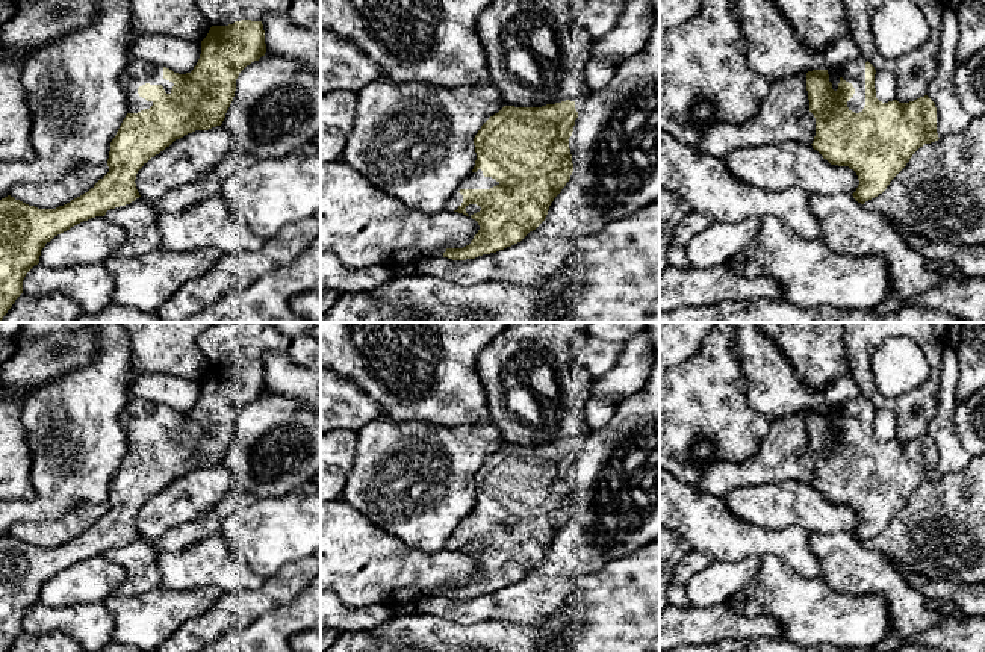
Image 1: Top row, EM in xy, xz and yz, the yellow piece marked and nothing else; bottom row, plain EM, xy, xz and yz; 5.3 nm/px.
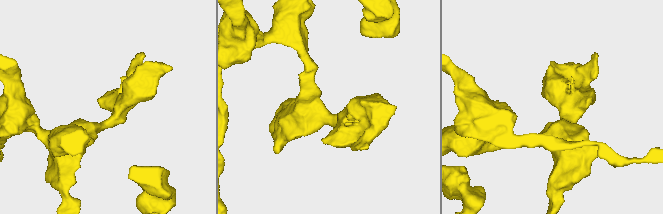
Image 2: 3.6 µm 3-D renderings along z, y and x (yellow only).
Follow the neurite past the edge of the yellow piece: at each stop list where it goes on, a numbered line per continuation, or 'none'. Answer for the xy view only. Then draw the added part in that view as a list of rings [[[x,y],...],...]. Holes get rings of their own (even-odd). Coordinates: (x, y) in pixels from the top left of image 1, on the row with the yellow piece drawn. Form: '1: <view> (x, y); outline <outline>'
1: xy (138, 73); outline [[[132,59],[120,82],[127,98],[129,113],[138,113],[153,106],[153,101],[147,101],[138,94],[139,86],[145,83],[162,85],[166,94],[171,94],[174,86],[172,82],[163,77],[162,65],[156,65],[142,59]]]

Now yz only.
1: yz (854, 71); outline [[[862,56],[843,65],[841,77],[855,88],[853,97],[847,101],[849,110],[859,113],[865,106],[865,59]]]

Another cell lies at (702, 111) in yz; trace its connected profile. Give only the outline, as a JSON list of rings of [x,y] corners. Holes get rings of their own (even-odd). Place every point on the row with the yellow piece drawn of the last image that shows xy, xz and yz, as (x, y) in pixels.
[[[698,100],[691,107],[691,120],[702,129],[708,129],[711,126],[713,113],[714,107],[705,100]]]

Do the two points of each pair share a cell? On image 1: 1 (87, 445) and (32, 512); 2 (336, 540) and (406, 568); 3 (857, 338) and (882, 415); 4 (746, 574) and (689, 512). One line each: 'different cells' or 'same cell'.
1: same cell
2: same cell
3: different cells
4: different cells

